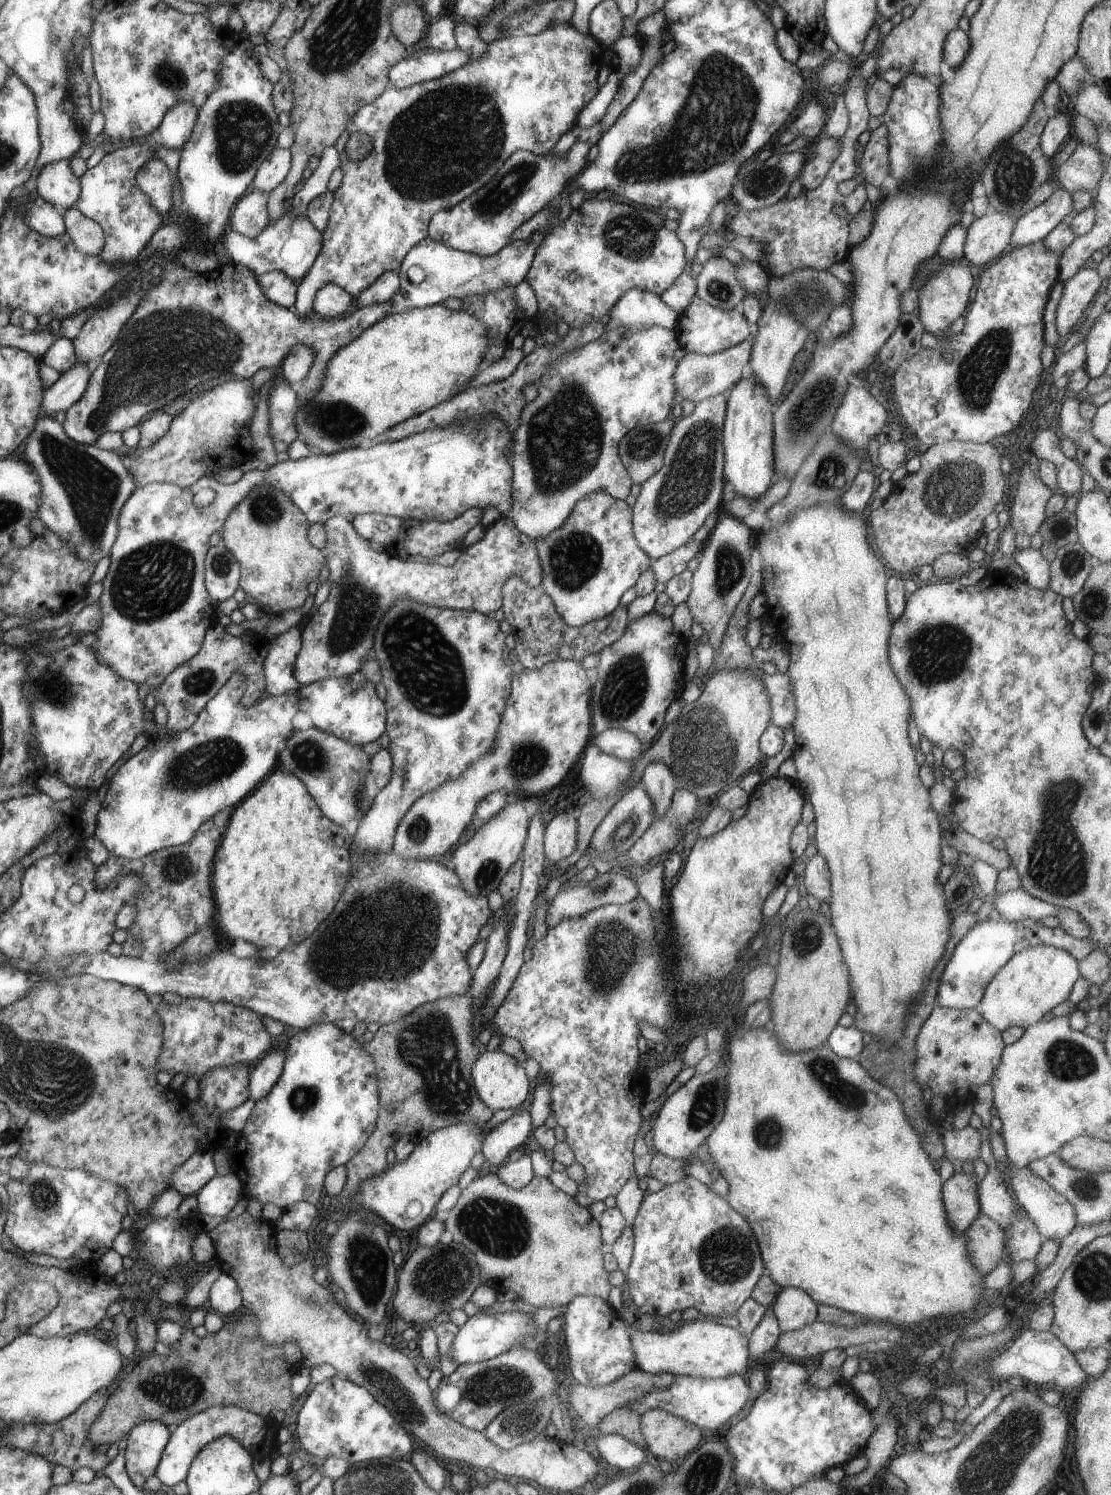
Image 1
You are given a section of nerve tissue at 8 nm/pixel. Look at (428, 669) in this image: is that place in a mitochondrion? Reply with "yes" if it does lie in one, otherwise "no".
yes

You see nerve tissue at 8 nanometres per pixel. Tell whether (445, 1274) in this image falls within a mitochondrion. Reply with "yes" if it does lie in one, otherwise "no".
yes

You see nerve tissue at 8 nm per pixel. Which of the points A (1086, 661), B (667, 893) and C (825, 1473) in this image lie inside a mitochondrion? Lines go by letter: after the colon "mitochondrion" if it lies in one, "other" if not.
A: other
B: other
C: other

